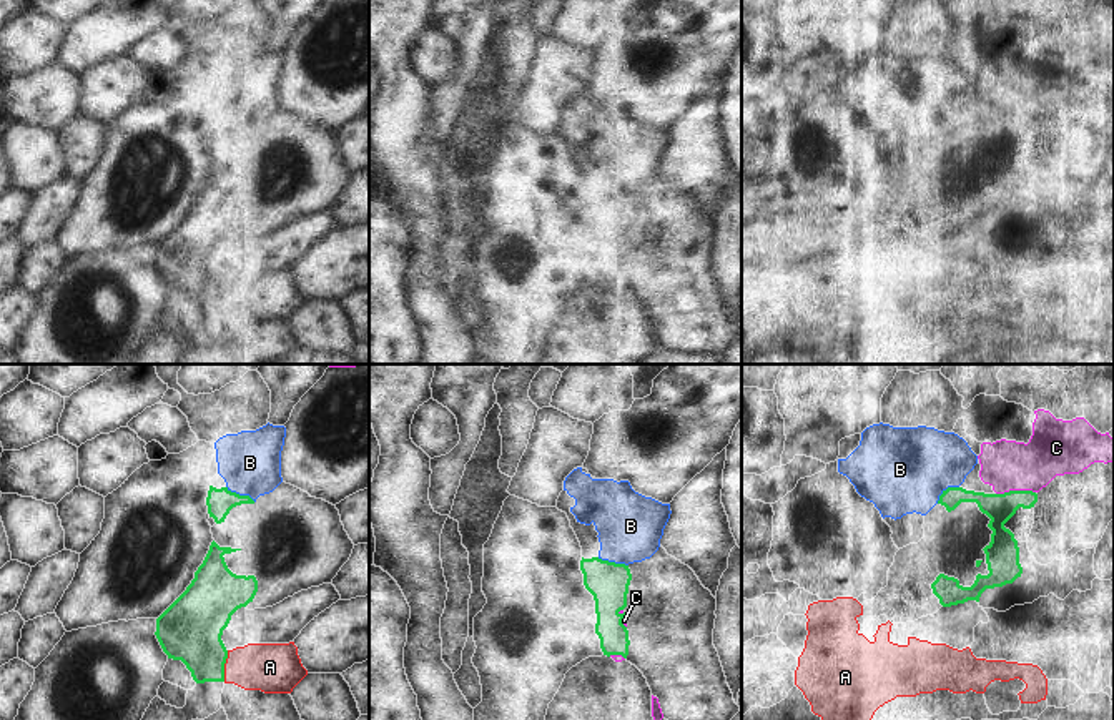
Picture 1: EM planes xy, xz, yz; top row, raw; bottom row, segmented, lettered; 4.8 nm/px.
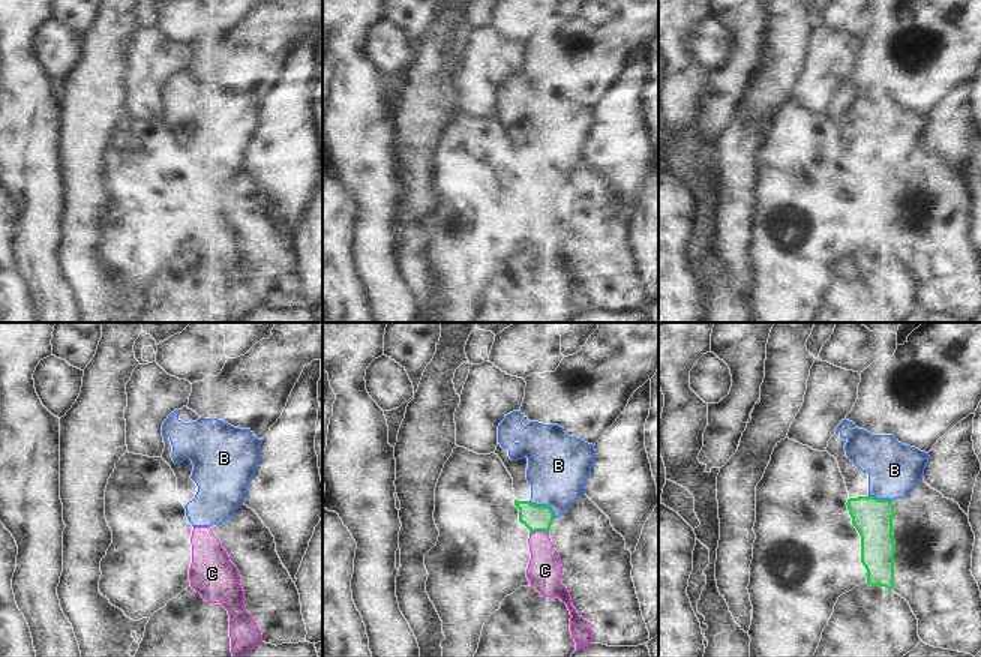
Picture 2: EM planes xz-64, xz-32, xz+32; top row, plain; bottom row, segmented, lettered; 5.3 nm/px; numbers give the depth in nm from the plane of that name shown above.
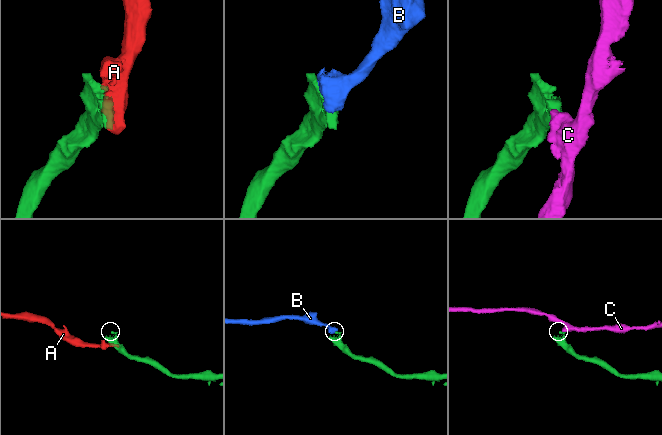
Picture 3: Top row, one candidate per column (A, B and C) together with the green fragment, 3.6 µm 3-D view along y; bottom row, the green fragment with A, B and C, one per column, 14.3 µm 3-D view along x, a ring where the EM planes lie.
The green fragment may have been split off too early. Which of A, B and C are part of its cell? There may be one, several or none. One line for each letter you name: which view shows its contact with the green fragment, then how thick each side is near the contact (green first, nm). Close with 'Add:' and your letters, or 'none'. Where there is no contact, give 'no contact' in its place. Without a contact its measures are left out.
B: xy | 130/300 nm
Add: B

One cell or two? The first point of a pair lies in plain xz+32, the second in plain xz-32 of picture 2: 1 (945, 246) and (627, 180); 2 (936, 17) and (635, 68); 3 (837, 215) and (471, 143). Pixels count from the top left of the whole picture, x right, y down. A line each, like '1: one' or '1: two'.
1: two
2: two
3: one

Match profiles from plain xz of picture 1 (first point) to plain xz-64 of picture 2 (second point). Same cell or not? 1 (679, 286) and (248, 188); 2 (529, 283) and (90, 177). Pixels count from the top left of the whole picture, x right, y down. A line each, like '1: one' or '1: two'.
1: one
2: two

